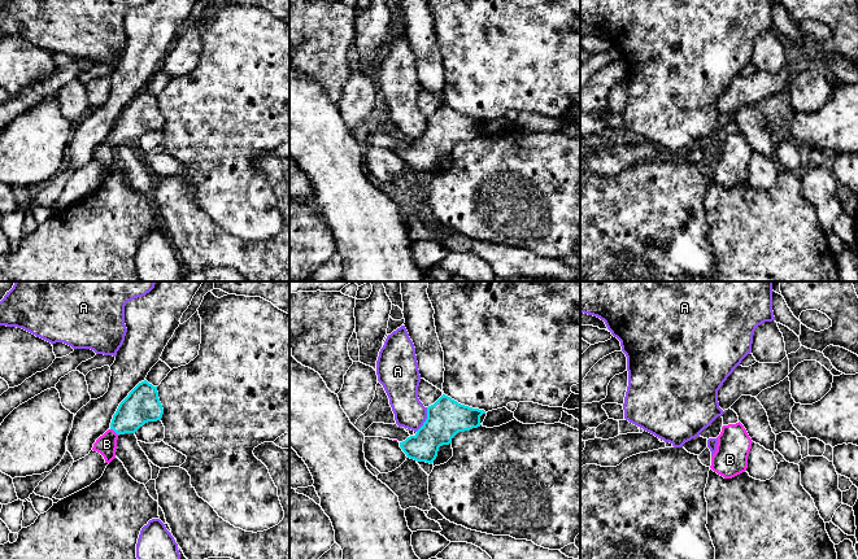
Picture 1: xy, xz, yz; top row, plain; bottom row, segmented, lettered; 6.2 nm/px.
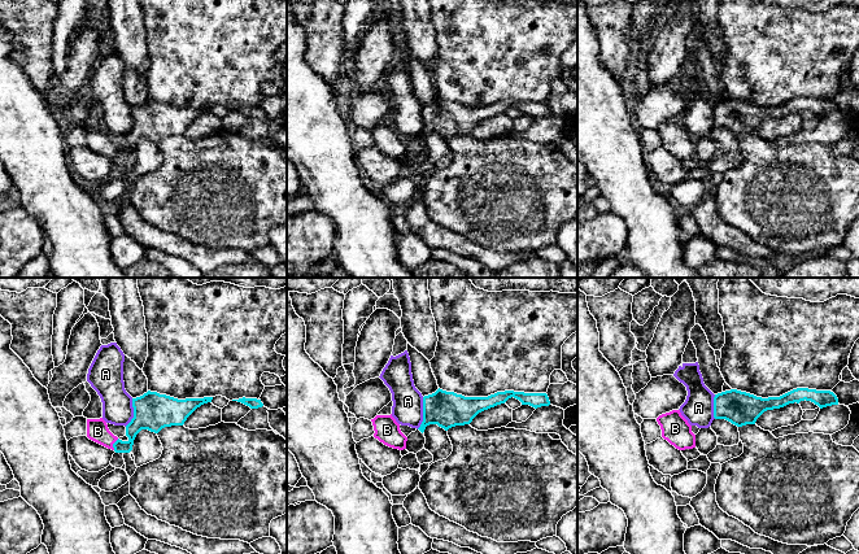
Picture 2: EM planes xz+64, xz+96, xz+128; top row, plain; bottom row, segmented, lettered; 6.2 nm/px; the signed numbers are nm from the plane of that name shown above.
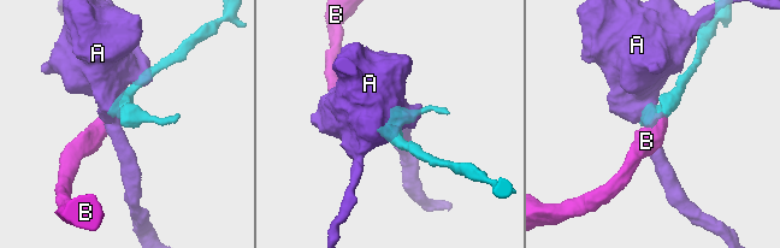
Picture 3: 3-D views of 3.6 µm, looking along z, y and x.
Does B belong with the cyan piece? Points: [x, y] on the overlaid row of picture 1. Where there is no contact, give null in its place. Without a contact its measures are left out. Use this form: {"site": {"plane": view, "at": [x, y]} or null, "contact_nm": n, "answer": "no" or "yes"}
{"site": {"plane": "xy", "at": [114, 431]}, "contact_nm": 70, "answer": "yes"}

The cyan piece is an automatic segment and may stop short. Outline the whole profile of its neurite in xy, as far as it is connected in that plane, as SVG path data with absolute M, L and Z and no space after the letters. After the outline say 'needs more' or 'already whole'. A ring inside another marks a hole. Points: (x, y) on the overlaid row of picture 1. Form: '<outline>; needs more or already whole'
M147 380L139 383L119 403L110 428L96 440L92 450L100 453L105 463L110 463L116 458L119 434L135 433L145 423L161 420L162 414L157 387Z; needs more

